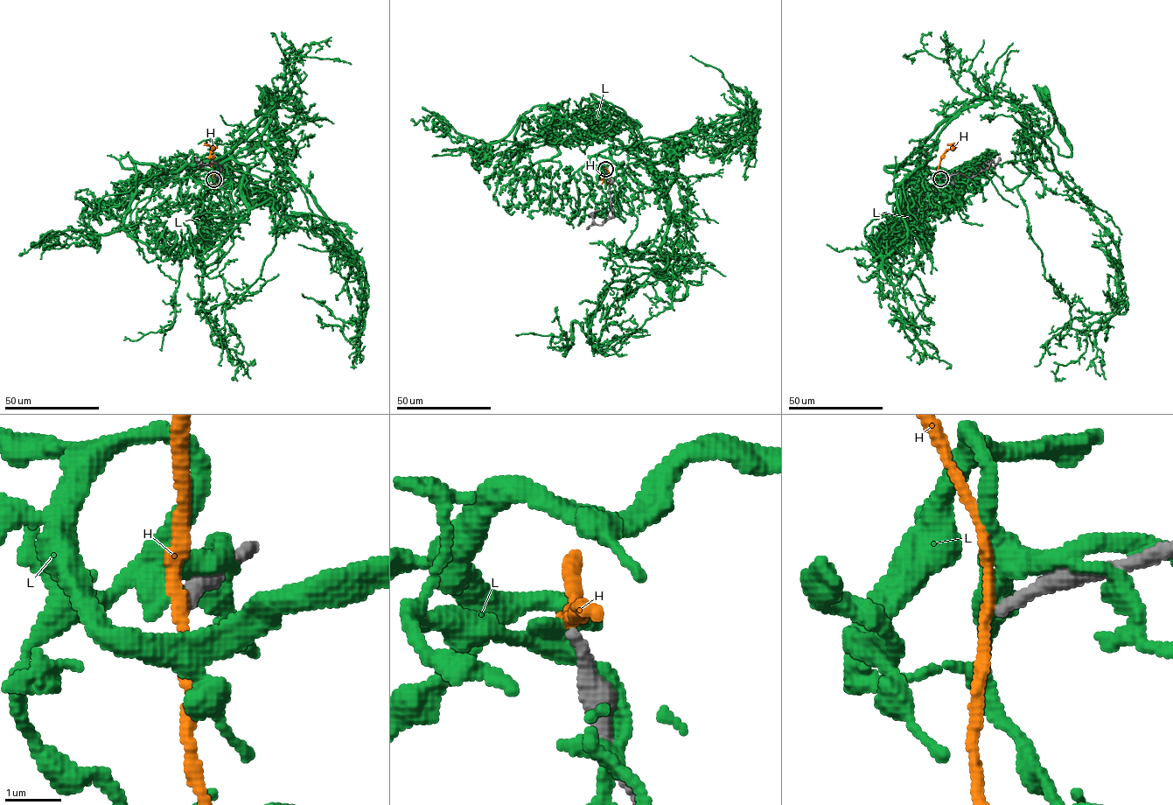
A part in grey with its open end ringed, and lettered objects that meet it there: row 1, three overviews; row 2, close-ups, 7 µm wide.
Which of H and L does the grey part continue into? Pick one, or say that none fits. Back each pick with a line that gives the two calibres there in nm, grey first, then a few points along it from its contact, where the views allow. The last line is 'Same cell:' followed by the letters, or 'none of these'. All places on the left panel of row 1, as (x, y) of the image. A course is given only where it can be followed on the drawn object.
Same cell: none of these

